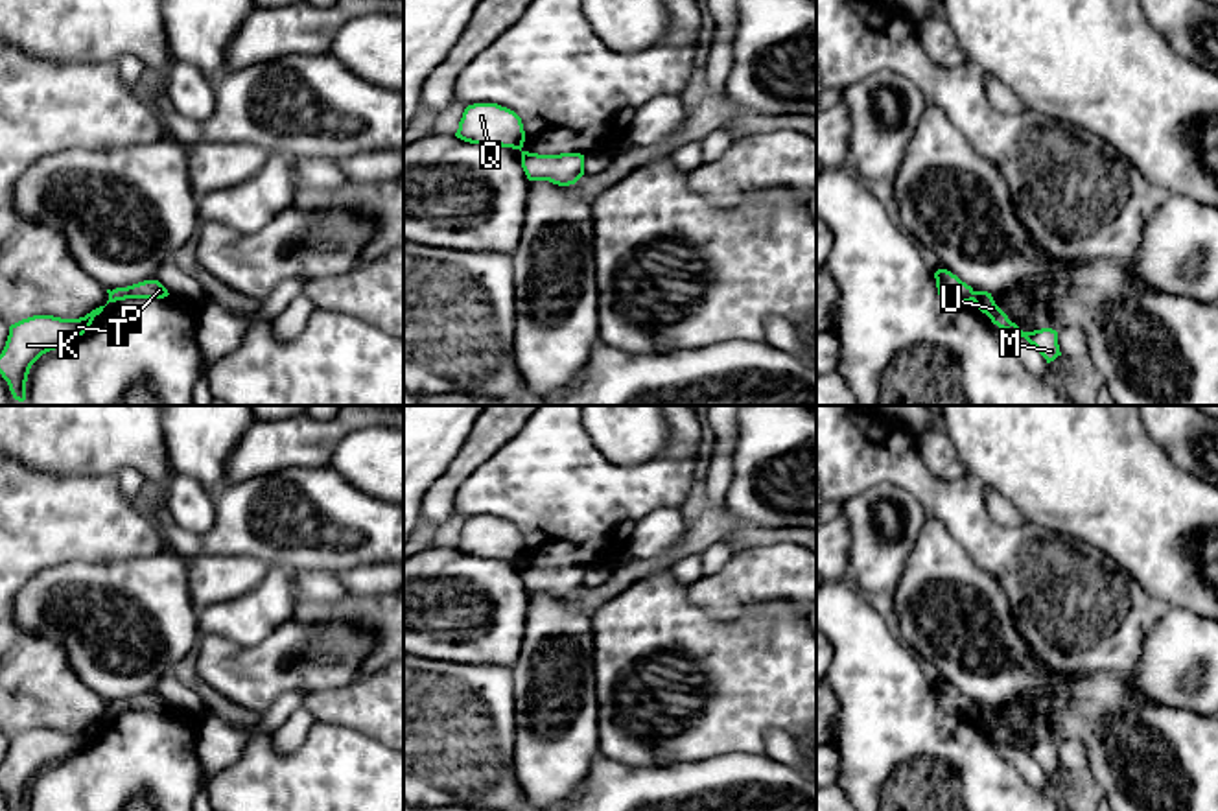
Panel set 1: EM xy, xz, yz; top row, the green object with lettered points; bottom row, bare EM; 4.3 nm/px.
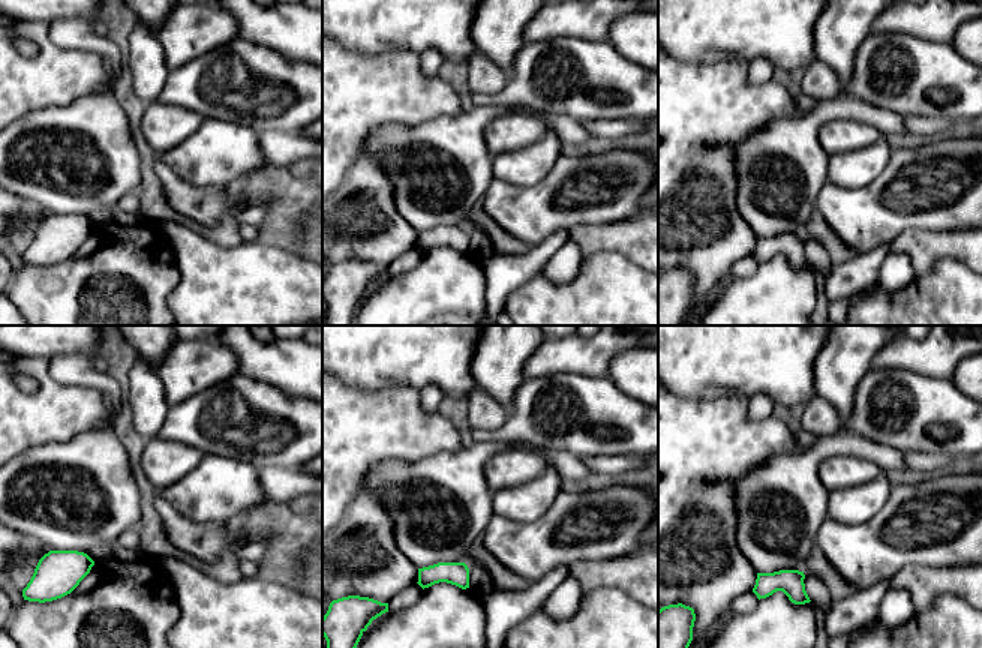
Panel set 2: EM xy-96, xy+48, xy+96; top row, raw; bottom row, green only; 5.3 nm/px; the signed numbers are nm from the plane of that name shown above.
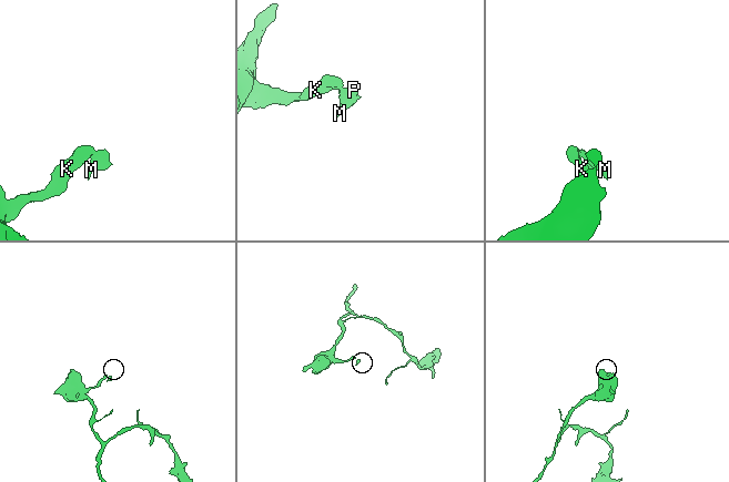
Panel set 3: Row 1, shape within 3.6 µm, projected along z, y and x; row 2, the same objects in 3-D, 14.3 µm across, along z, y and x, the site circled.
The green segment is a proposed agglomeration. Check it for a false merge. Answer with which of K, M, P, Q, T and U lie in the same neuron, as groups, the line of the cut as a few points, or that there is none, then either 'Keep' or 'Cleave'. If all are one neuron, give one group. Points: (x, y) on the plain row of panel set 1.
Groups: K Q T / M P U. Split along yz (972, 705), (973, 712). Cleave

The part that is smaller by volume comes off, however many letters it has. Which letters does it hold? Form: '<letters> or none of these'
M, P, U

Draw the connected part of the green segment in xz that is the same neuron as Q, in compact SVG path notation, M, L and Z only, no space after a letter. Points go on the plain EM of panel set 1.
M498 516L468 518L455 549L470 557L501 558L520 564L525 555L521 531Z

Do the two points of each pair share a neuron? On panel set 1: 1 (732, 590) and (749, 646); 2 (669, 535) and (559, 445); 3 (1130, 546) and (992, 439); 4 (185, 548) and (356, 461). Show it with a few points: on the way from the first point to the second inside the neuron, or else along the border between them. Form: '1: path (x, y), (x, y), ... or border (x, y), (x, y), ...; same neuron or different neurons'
1: border (780, 599), (732, 618), (714, 618), (697, 607); different neurons
2: border (677, 505), (649, 511), (620, 552); different neurons
3: path (1095, 515), (1027, 446); same neuron
4: border (328, 465), (373, 496); different neurons

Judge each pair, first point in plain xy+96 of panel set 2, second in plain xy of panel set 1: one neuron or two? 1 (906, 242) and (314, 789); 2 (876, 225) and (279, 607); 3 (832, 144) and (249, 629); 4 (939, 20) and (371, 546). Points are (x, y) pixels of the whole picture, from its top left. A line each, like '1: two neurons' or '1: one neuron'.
1: two neurons
2: two neurons
3: two neurons
4: two neurons

